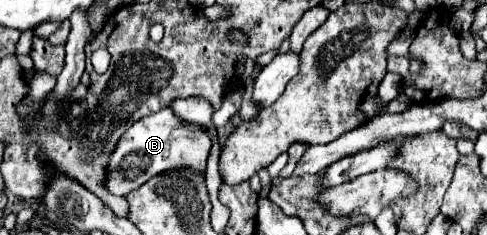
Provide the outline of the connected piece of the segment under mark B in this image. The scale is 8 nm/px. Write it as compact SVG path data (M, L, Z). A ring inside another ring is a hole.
M161 109L159 113L151 113L135 121L119 139L117 149L109 157L105 189L113 195L125 197L127 193L139 189L147 179L157 173L177 169L177 167L191 167L195 171L205 171L207 155L211 149L211 139L201 125L193 125L181 121L173 115L171 109Z

